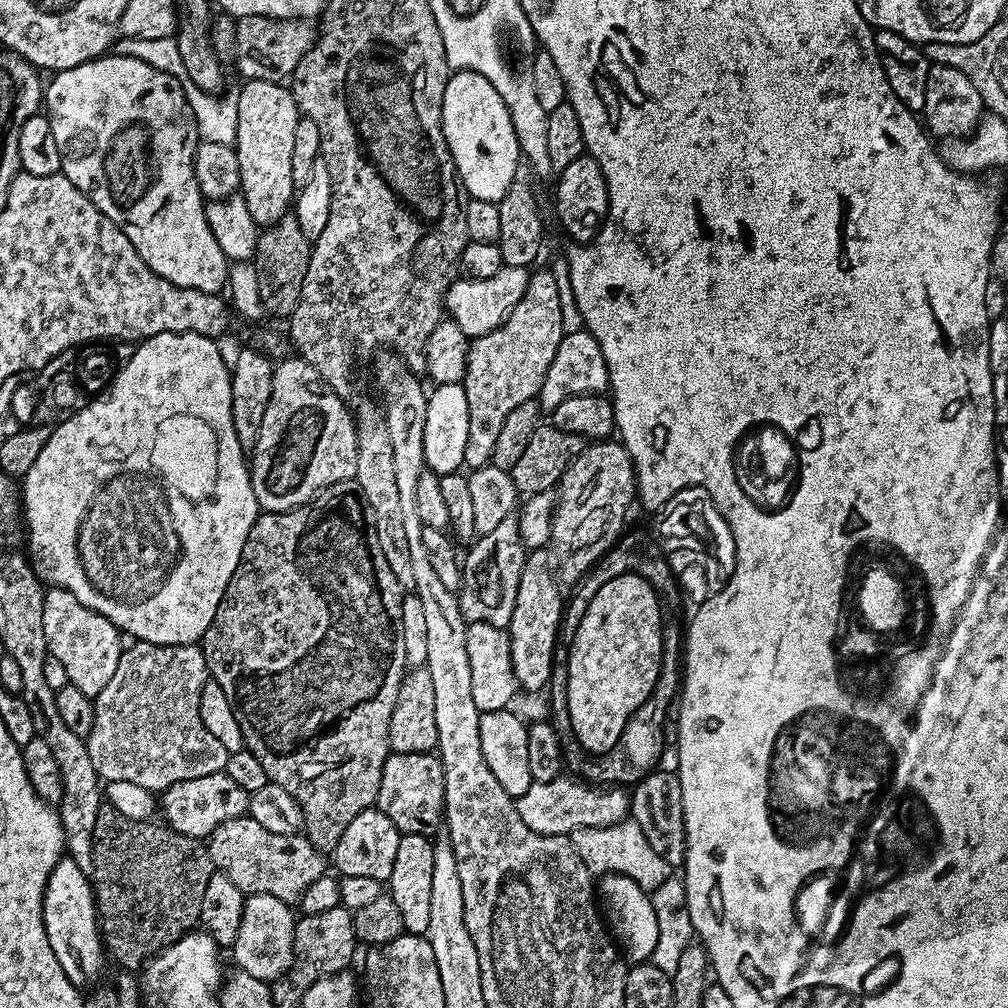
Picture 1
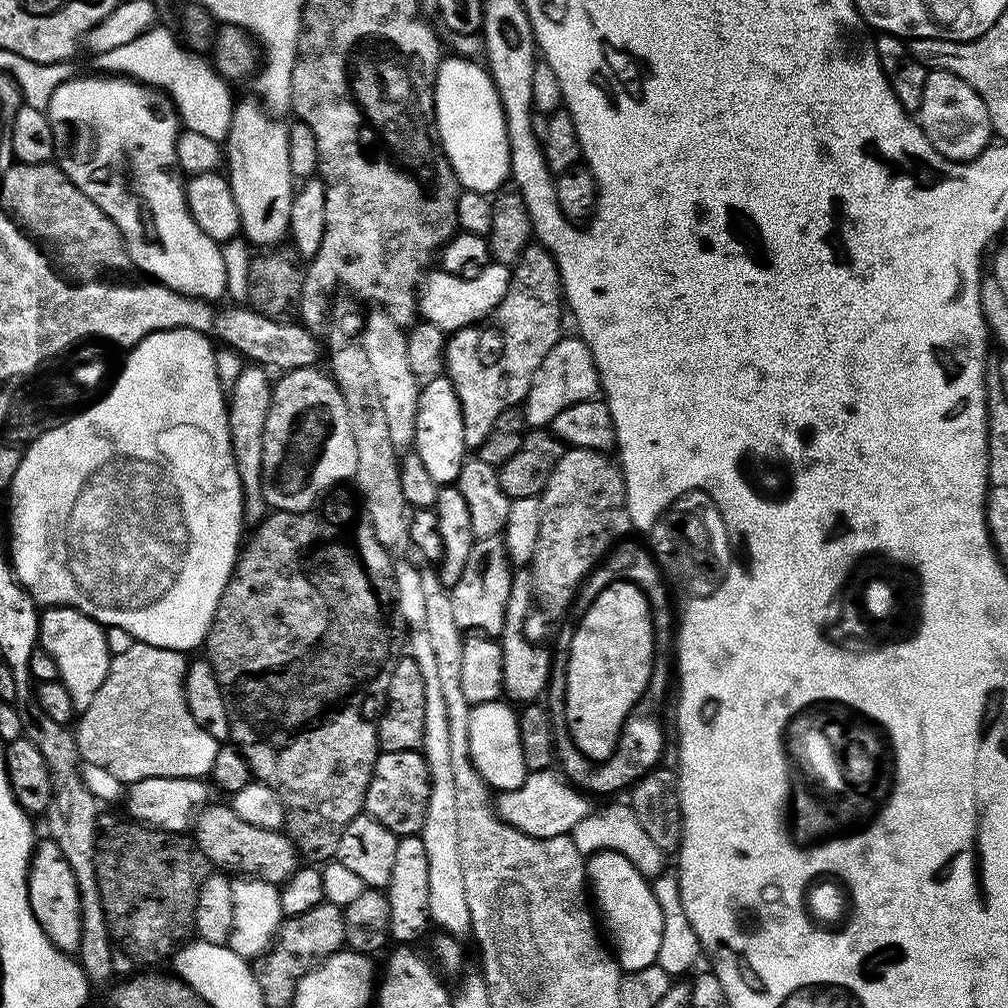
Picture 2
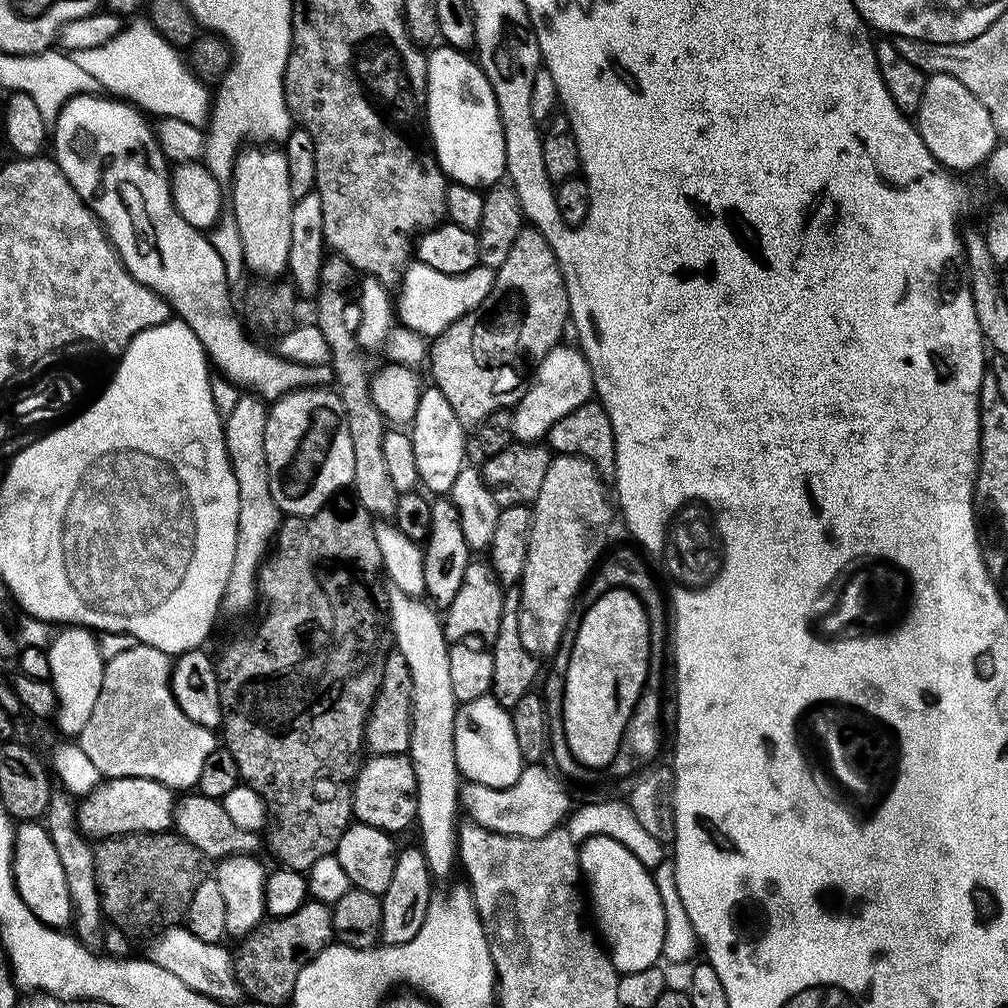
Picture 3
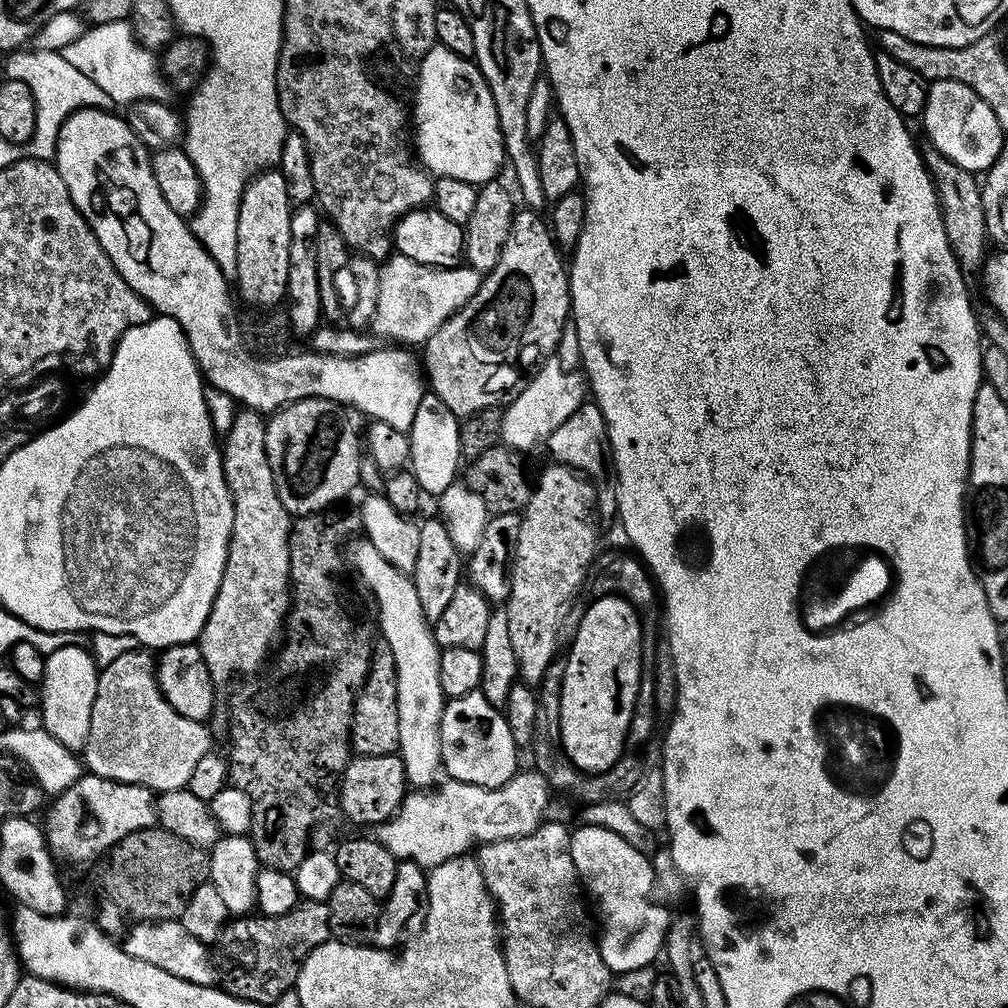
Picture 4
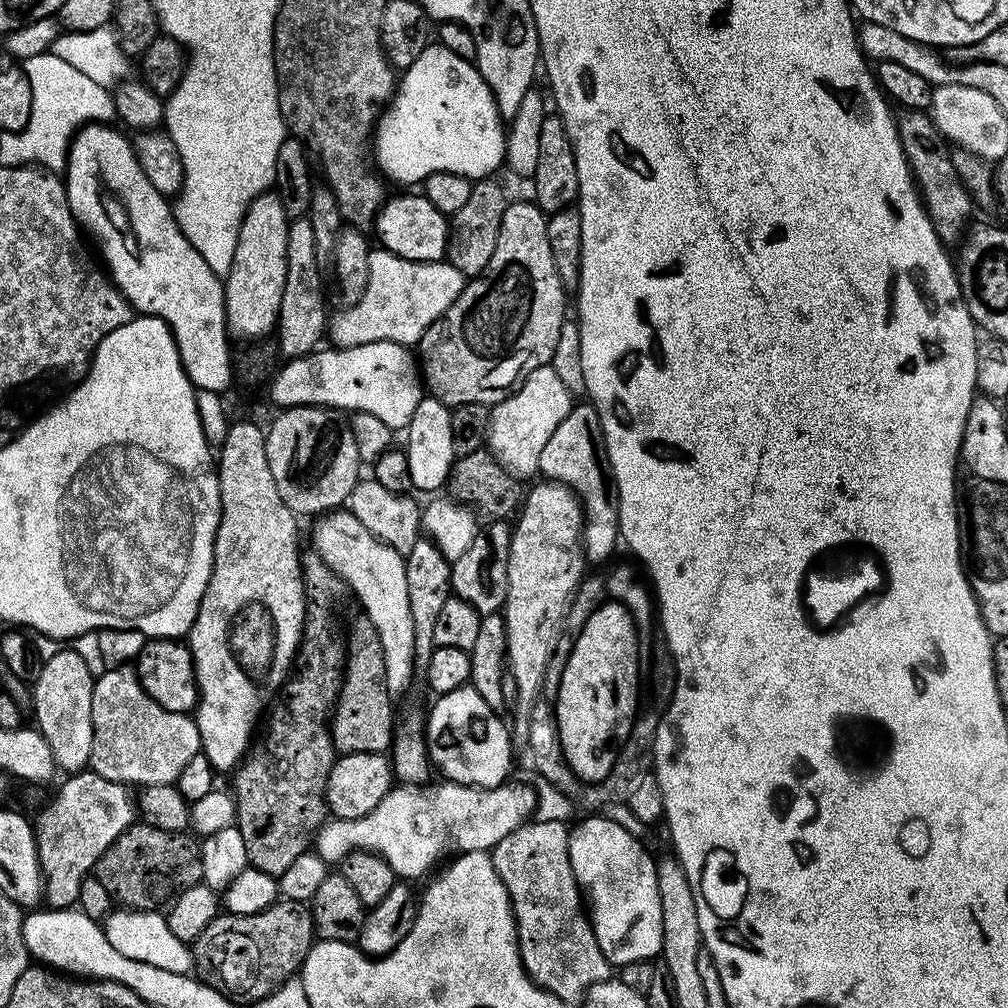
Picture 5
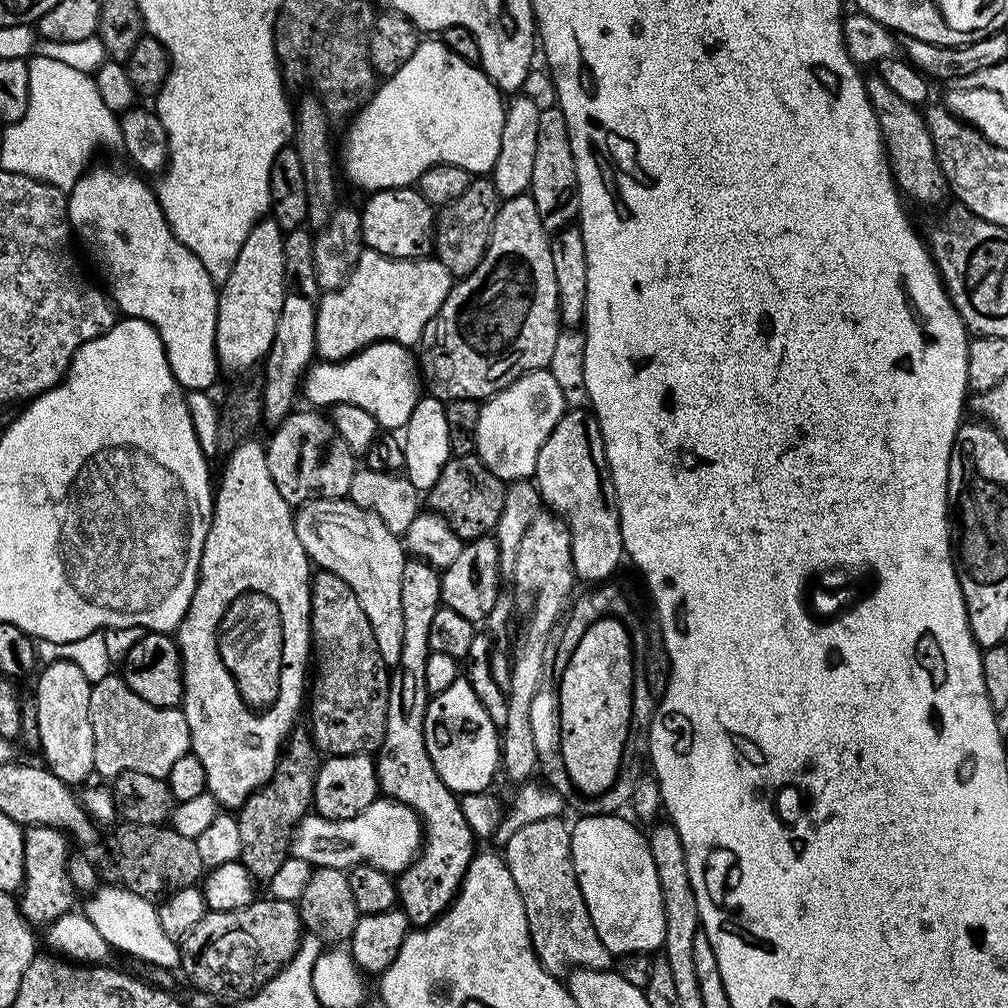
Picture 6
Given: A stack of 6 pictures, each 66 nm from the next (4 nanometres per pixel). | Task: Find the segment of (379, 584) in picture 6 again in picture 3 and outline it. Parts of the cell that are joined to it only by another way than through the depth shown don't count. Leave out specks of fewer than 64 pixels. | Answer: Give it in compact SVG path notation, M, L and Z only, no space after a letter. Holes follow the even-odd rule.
M395 590L389 593L387 611L390 613L390 636L394 644L396 640L395 651L406 658L411 675L412 730L408 757L415 768L416 826L420 828L420 847L428 869L435 879L440 880L456 868L456 812L460 810L460 775L453 752L453 724L458 703L447 666L449 645L444 639L441 617L423 599Z

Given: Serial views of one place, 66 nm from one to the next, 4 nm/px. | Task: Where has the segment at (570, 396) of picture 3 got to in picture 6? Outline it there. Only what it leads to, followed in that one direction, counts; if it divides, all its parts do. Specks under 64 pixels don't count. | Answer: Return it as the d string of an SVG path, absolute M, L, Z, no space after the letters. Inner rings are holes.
M548 370L527 372L508 388L495 392L480 406L475 455L494 475L505 482L535 477L538 450L550 438L550 430L558 426L566 405L561 387Z

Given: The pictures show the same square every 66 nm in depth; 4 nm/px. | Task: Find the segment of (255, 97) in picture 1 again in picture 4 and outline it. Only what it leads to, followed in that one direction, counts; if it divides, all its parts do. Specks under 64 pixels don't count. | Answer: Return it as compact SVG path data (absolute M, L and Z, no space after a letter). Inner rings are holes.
M265 170L259 176L253 176L244 187L238 210L238 266L234 288L238 296L240 291L244 304L253 309L275 309L287 297L293 211L293 205L286 198L286 182L279 170Z

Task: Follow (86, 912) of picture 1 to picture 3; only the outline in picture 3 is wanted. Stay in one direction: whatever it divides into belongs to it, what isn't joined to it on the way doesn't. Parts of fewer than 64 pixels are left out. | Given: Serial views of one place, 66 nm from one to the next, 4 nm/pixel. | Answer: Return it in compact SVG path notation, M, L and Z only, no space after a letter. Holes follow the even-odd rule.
M24 822L16 828L16 849L12 855L12 873L16 879L16 889L30 906L30 910L46 926L67 929L72 922L72 903L70 890L67 889L66 873L62 870L62 861L47 827L40 822Z

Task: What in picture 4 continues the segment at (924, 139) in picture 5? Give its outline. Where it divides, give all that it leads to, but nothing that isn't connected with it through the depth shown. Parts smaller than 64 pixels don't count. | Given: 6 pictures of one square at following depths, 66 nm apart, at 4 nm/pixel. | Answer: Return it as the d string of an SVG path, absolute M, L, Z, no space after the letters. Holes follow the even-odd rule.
M925 147L922 155L924 165L928 168L928 173L932 176L932 181L936 187L936 198L940 202L942 226L946 230L950 250L956 256L956 260L965 273L979 273L984 267L986 253L990 248L986 218L982 210L981 181L973 173L956 165L950 158L944 157L936 148Z

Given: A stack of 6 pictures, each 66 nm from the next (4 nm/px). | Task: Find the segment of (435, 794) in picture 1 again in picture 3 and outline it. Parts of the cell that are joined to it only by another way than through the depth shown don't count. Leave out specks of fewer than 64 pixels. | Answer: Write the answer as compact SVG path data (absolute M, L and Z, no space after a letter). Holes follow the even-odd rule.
M369 755L352 782L352 815L359 823L389 834L404 832L417 823L415 768L407 755Z

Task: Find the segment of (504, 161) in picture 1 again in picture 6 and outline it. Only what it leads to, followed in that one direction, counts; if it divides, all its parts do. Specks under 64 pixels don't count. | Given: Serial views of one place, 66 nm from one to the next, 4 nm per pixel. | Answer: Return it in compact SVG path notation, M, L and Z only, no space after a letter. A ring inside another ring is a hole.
M424 38L409 56L399 61L398 67L385 80L388 81L385 84L383 81L367 104L351 117L344 153L338 156L343 179L345 176L350 183L371 194L383 188L415 185L416 179L435 164L462 166L462 170L473 174L491 173L502 142L506 104L500 89L484 73L483 67L458 58L458 54L445 46L443 39Z

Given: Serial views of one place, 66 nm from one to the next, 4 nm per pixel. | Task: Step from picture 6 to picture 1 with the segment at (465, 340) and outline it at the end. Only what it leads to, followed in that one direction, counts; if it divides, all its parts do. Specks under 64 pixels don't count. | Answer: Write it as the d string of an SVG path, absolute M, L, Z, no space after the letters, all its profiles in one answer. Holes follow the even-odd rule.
M550 270L533 271L528 277L526 294L510 310L508 317L493 332L475 337L468 345L468 356L465 358L465 374L462 381L466 390L466 402L470 406L470 438L466 438L465 465L469 469L480 468L489 463L494 454L494 442L502 431L502 422L506 422L506 414L514 410L514 406L522 406L522 402L537 399L540 387L546 378L546 370L550 370L550 362L554 362L554 354L558 354L558 346L564 337L562 328L562 309L558 296L558 285Z

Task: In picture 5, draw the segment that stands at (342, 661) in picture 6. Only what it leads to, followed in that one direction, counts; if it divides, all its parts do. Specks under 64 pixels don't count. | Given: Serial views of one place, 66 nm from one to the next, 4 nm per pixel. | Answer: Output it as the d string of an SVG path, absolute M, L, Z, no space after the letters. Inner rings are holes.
M363 614L357 616L357 620L346 628L344 680L340 683L340 693L330 721L332 745L340 754L387 753L394 735L394 697L388 692L386 658L382 654L382 644L378 642L378 630L374 630L370 618Z

